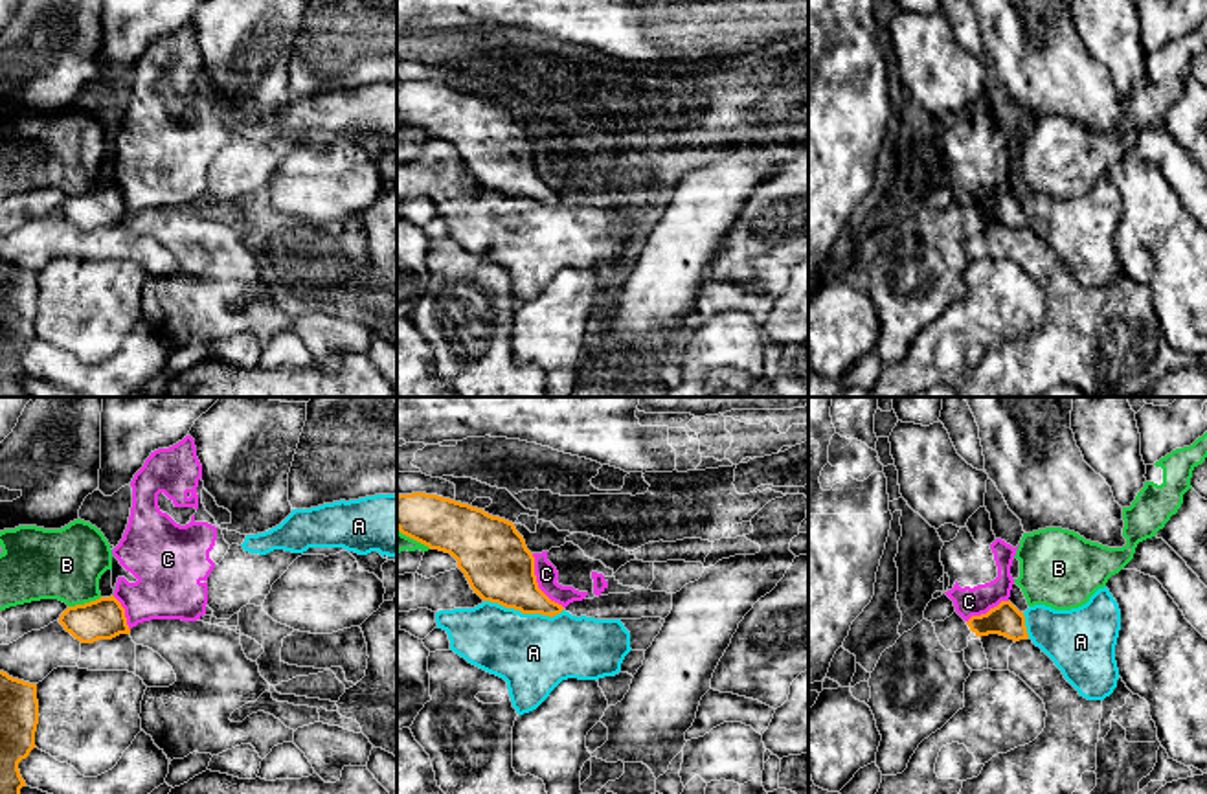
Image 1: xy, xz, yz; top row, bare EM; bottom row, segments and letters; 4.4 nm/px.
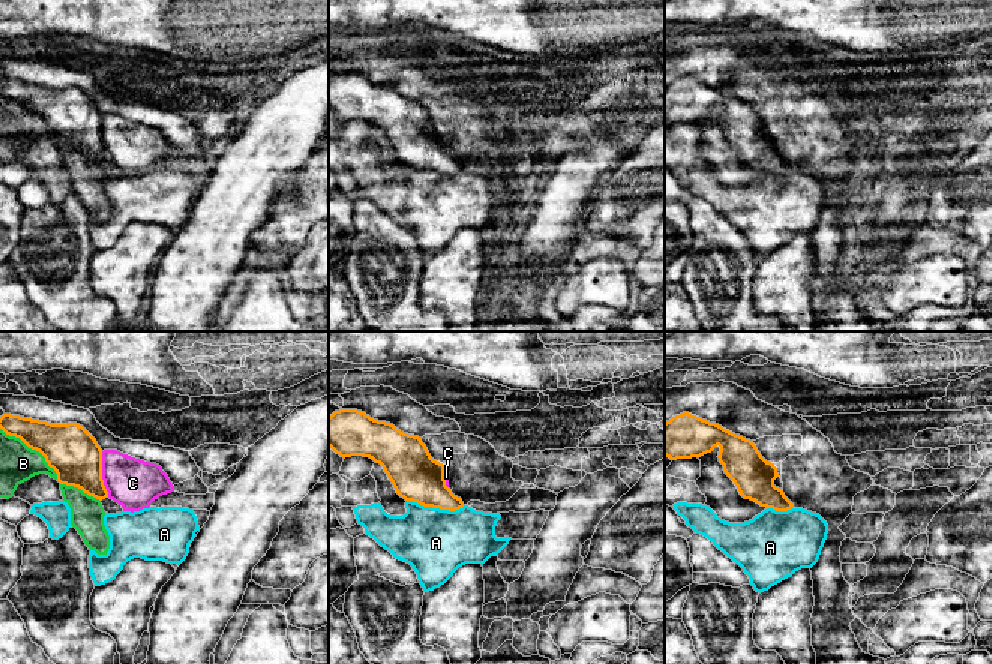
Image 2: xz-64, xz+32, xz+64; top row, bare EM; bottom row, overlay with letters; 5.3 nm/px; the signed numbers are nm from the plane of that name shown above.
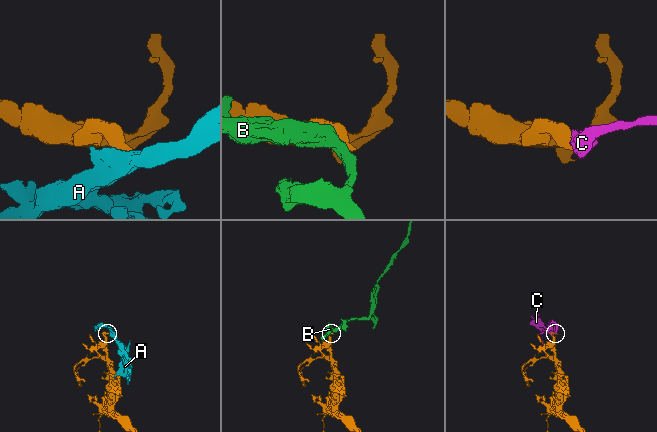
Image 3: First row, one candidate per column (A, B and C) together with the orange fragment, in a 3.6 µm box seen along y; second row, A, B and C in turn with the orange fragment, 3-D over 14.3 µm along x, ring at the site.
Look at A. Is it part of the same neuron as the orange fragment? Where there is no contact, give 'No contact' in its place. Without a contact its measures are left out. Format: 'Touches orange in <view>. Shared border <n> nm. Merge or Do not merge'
Touches orange in xz. Shared border 360 nm. Do not merge

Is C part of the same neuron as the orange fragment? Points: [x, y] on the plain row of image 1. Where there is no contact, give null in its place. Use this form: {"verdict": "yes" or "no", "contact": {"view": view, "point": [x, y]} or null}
{"verdict": "no", "contact": {"view": "xz", "point": [537, 171]}}

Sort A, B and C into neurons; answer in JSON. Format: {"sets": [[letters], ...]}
{"sets": [["A"], ["B"], ["C"]]}

